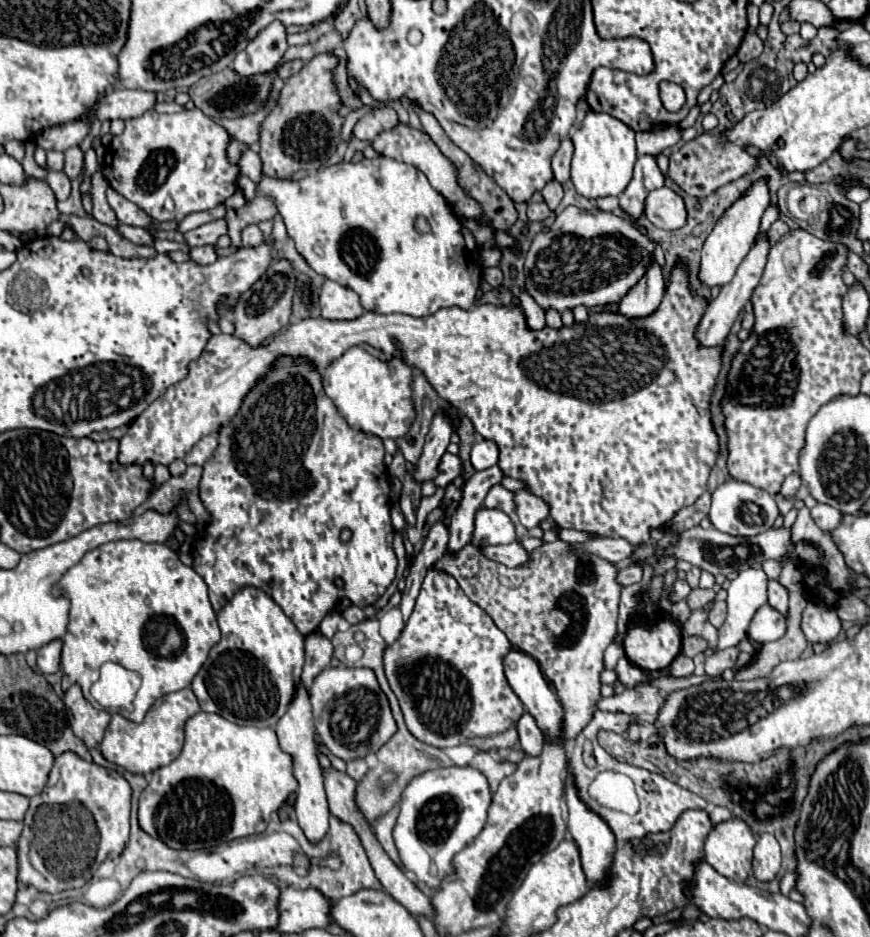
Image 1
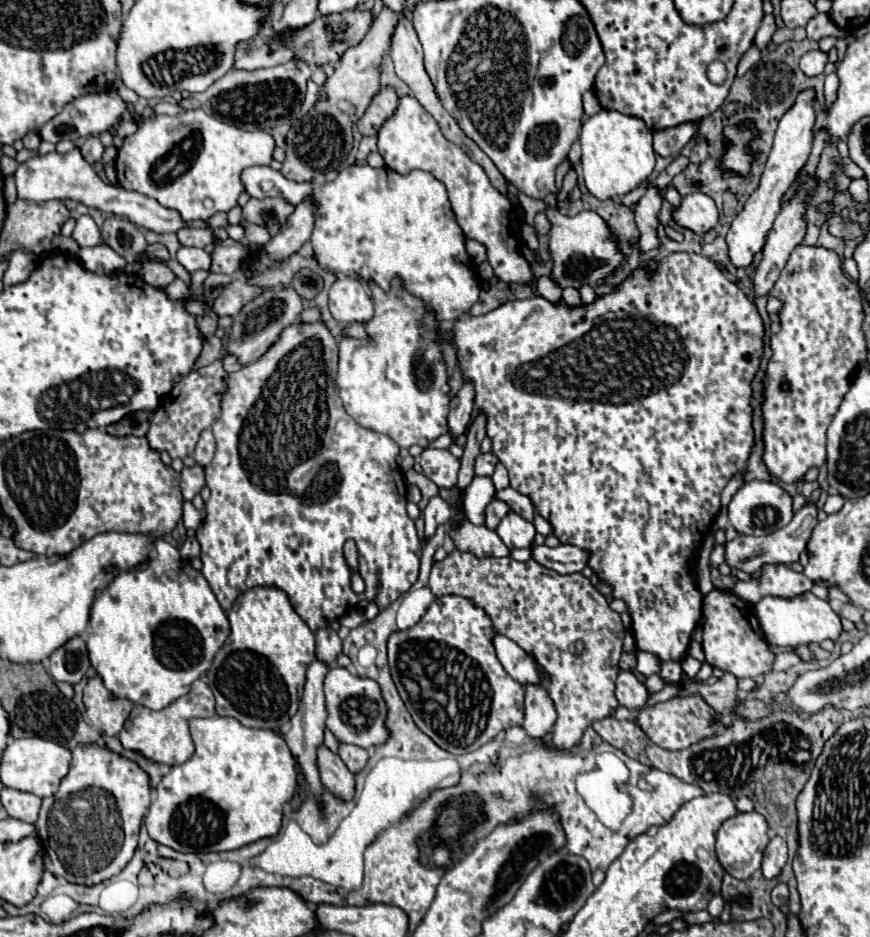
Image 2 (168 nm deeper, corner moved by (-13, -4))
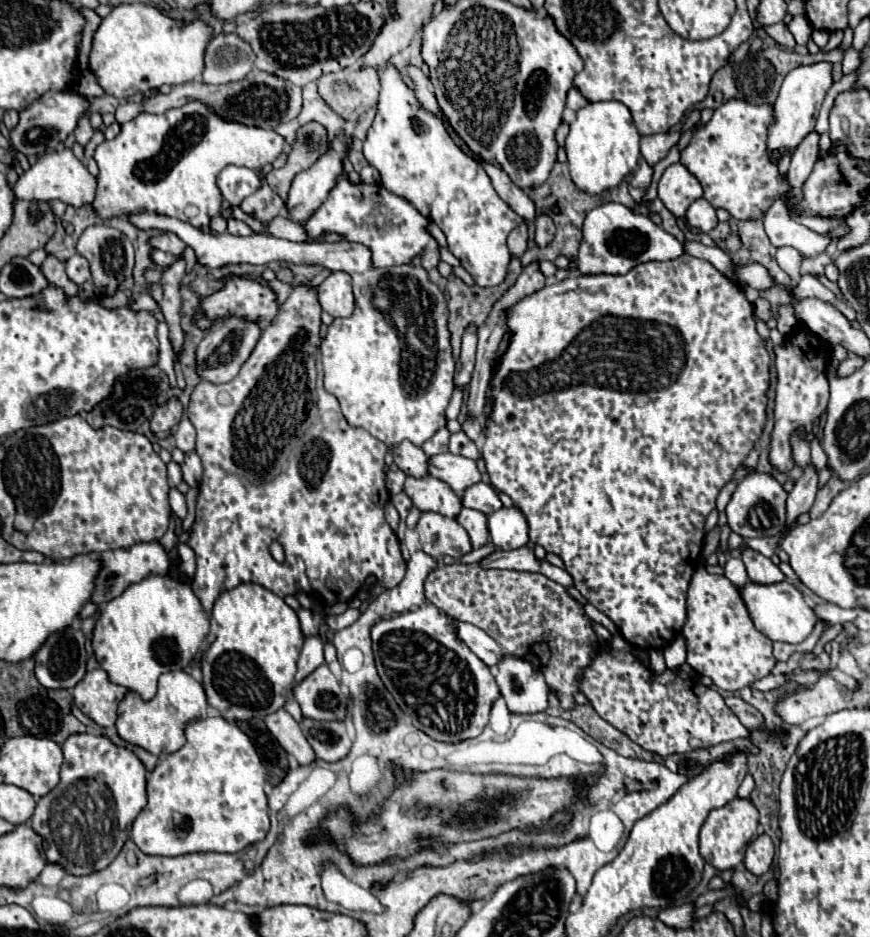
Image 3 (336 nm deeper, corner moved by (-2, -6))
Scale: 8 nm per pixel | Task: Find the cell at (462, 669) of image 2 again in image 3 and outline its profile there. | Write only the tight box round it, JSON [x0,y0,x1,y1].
[371,604,499,742]

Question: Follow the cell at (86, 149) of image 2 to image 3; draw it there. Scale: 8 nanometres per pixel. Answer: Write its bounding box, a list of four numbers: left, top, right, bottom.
[75,116,95,146]

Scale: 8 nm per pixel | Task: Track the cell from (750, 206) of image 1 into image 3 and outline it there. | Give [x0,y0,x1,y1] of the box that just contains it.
[767,62,833,160]

